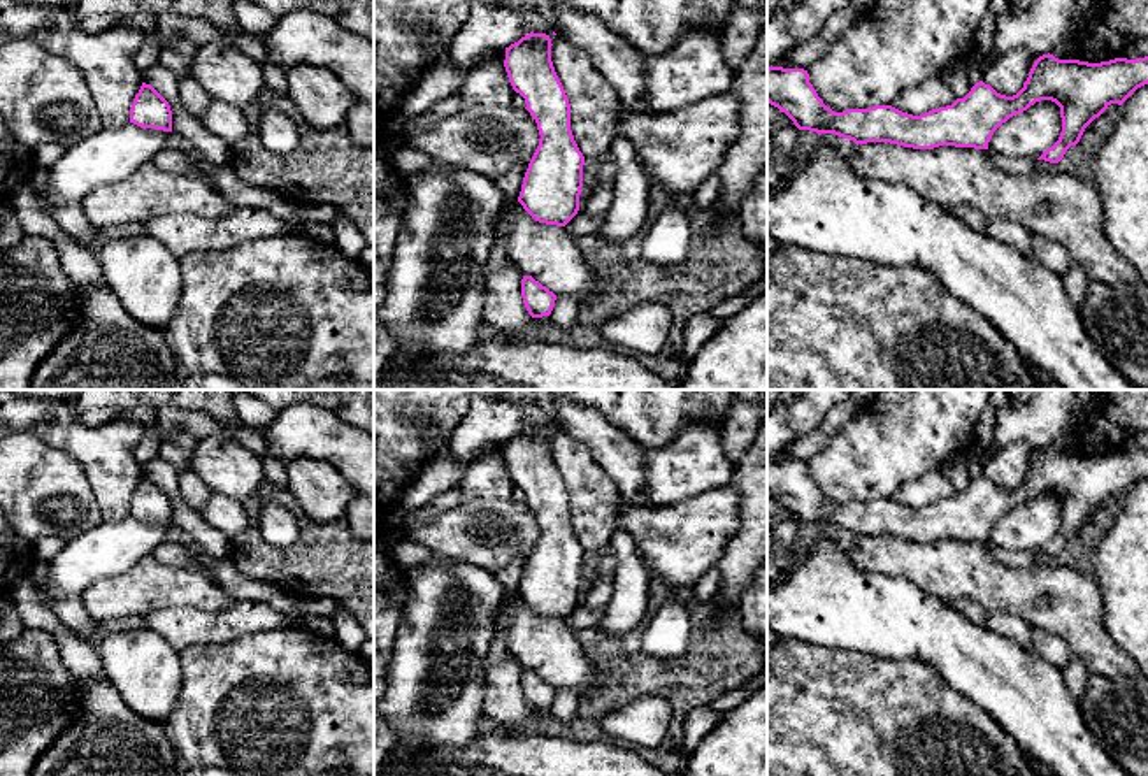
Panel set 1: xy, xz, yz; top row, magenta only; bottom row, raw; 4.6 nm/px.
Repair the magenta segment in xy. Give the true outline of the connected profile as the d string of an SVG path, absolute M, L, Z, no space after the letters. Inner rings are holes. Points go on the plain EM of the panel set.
M142 476L130 502L130 516L140 521L172 525L170 499L151 478Z

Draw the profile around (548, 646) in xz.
M507 593L493 613L493 634L504 632L507 650L556 690L576 697L599 681L599 669L565 620L535 614L518 593Z

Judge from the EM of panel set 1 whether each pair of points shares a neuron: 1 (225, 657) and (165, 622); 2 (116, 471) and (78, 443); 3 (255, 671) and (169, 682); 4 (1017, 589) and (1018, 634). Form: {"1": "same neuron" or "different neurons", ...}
{"1": "different neurons", "2": "same neuron", "3": "different neurons", "4": "different neurons"}

